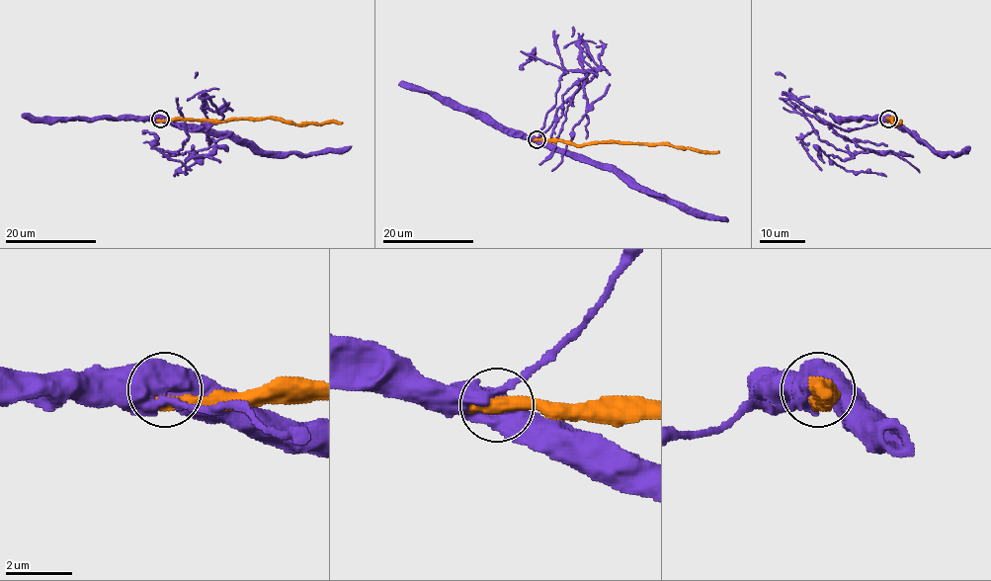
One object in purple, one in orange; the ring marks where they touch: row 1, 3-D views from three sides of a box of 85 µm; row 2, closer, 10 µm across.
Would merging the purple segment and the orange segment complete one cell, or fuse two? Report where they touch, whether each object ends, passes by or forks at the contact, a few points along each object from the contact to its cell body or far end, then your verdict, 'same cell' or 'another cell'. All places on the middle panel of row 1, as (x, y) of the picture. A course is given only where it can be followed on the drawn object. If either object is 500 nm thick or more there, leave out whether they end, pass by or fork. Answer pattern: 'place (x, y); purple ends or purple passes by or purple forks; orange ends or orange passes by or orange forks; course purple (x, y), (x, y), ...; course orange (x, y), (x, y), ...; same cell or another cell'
place (536, 139); course purple (537, 139), (584, 83), (592, 107), (571, 131), (562, 129), (589, 72), (563, 75), (534, 53), (519, 69); course orange (537, 139), (563, 139), (576, 144), (669, 143), (674, 146), (719, 152); another cell

